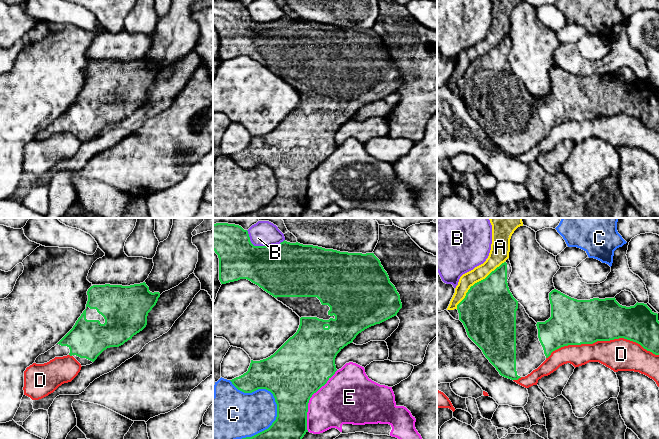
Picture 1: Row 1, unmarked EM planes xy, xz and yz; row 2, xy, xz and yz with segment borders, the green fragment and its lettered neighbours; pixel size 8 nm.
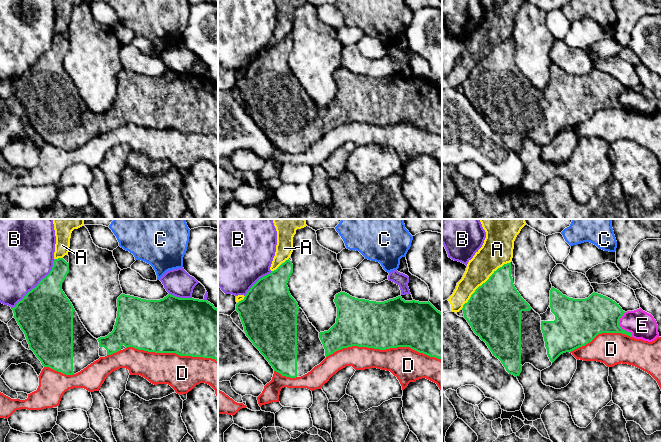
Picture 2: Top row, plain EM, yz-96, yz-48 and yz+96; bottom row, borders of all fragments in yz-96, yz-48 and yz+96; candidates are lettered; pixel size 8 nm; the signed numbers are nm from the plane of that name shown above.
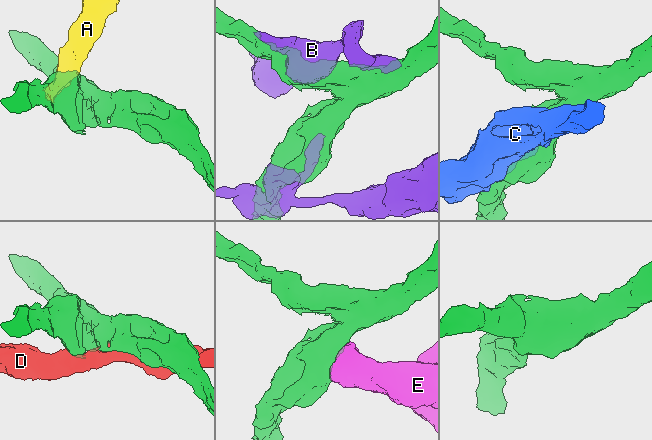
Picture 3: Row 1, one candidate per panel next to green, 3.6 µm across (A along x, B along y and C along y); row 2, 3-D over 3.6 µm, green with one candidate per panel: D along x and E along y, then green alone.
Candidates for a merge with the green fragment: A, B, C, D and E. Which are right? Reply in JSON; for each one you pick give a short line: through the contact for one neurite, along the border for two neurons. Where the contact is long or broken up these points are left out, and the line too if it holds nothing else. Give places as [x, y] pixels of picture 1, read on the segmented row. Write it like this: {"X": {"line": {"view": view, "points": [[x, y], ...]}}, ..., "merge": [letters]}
{"merge": []}

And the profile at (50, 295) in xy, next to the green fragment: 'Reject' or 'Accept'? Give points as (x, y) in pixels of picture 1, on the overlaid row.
Reject

